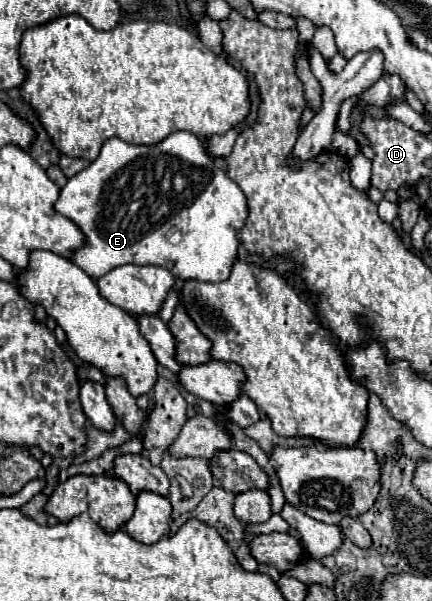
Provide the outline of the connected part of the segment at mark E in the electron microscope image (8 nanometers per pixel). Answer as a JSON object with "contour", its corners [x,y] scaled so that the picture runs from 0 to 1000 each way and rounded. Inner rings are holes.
{"contour":[[[403,218],[398,225],[389,225],[384,231],[375,231],[370,238],[361,241],[301,241],[301,238],[287,238],[282,231],[250,231],[236,248],[231,248],[231,258],[222,268],[213,268],[194,285],[176,288],[171,295],[157,298],[157,304],[139,314],[139,328],[134,334],[125,338],[125,348],[157,361],[162,368],[171,368],[185,384],[194,388],[199,401],[185,414],[176,414],[162,428],[162,434],[171,441],[181,441],[204,461],[213,464],[227,464],[236,458],[245,458],[255,448],[273,444],[273,441],[296,441],[296,438],[310,438],[310,441],[366,441],[366,444],[380,444],[389,448],[407,464],[458,464],[458,468],[519,468],[528,458],[532,458],[532,448],[551,428],[551,411],[556,411],[556,401],[551,401],[551,381],[565,374],[569,368],[569,358],[574,358],[574,348],[569,348],[569,328],[560,321],[560,314],[532,298],[523,295],[523,288],[500,278],[500,271],[477,258],[472,245],[463,241],[463,235],[454,231],[454,225],[444,225],[440,218]]]}

